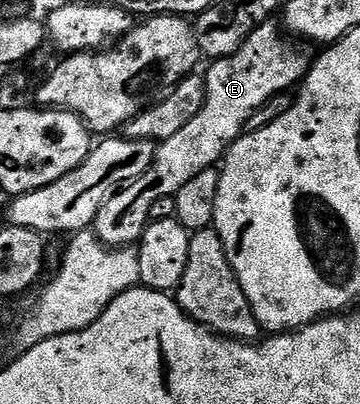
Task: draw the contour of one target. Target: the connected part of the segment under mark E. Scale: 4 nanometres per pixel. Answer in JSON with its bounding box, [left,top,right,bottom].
[92,22,312,247]

